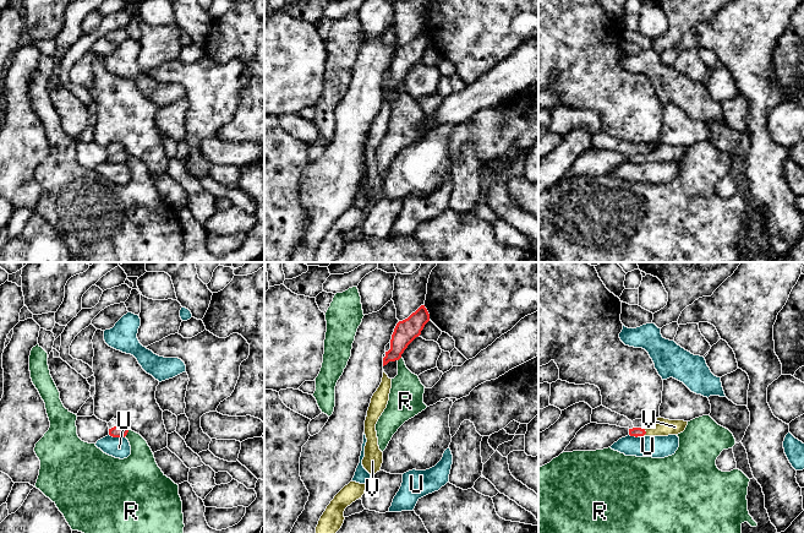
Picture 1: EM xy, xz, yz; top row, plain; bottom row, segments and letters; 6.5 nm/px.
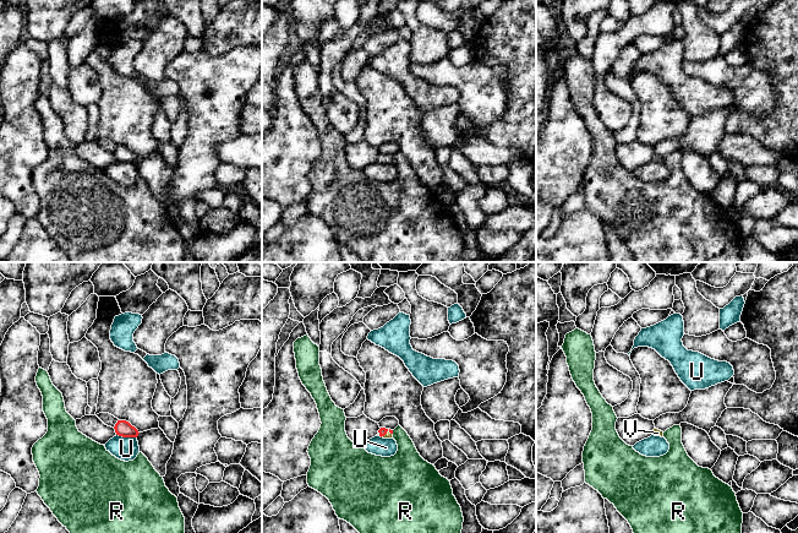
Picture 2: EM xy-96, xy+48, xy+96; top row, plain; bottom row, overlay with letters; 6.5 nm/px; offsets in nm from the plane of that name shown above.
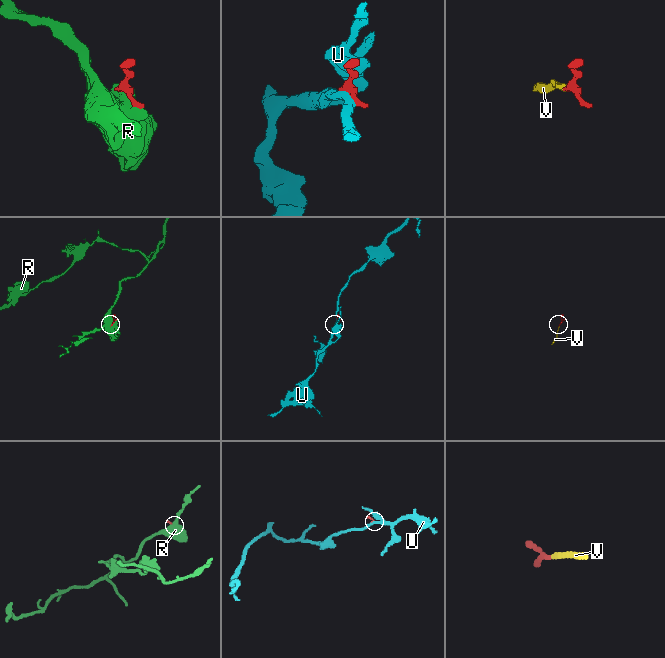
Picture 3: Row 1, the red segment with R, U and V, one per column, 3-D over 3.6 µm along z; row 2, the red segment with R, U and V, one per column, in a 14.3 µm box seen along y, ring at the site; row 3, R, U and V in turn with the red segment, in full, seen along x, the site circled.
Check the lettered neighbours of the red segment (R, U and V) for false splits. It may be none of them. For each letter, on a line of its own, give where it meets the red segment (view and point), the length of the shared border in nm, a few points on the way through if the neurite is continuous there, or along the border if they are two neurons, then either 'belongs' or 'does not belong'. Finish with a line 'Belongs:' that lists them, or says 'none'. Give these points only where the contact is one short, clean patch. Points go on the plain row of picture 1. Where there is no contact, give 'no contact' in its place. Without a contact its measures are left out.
R: xy (126, 159) | 60 nm | does not belong
U: xy (116, 162) | 110 nm | does not belong
V: yz (643, 161) | 80 nm | across yz (635, 157), (643, 161), (662, 152) | belongs
Belongs: V

